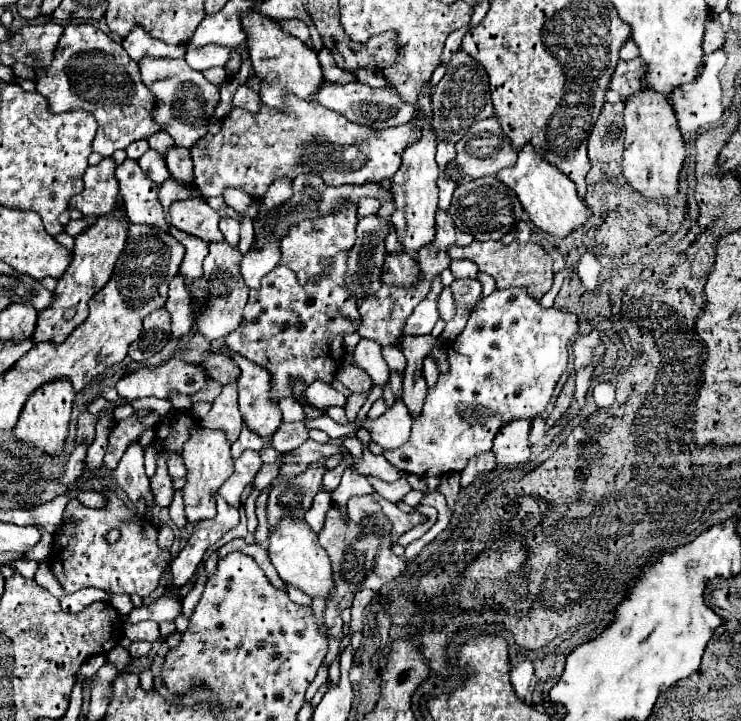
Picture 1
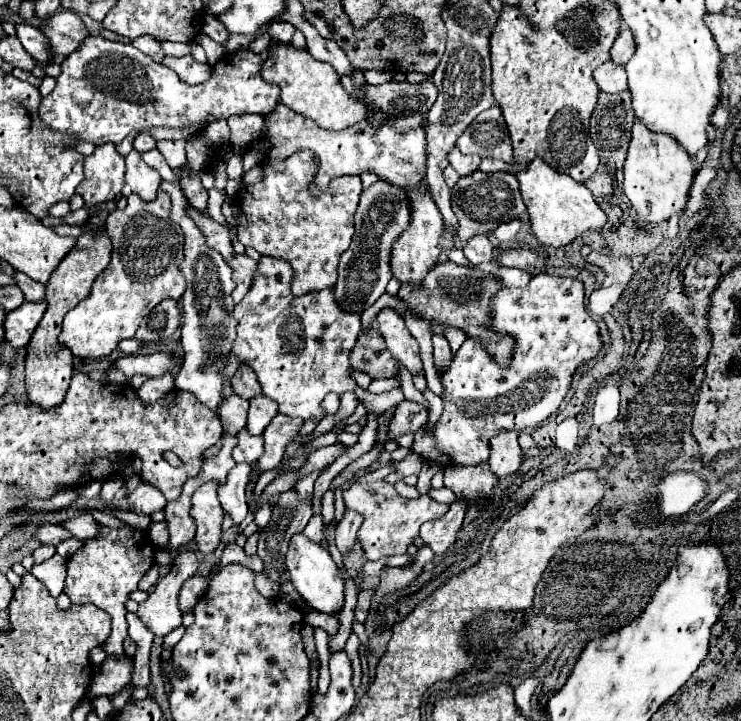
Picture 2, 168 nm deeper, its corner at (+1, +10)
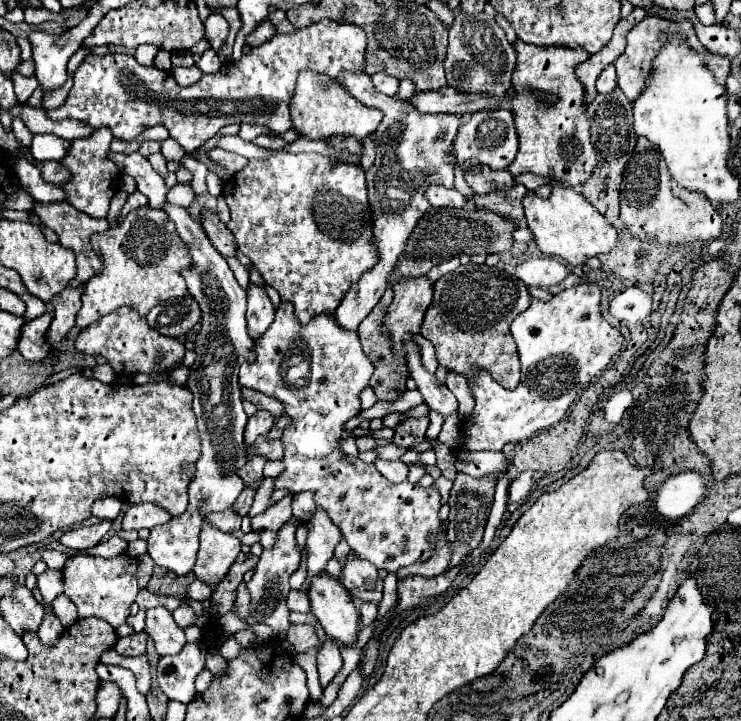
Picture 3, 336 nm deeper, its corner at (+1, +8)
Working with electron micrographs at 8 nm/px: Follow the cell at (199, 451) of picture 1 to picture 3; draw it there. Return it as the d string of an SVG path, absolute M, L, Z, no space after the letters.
M204 522L200 532L200 550L194 566L194 576L210 584L212 590L216 590L216 586L228 574L230 566L236 562L240 546L242 542L236 536L216 532L216 528Z

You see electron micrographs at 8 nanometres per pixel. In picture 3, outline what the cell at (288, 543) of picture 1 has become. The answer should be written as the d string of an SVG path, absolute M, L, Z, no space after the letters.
M326 572L314 576L308 590L312 614L334 642L352 646L358 636L360 612L348 590Z

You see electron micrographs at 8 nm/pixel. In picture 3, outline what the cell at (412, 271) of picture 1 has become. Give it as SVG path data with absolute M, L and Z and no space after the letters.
M466 264L466 266L460 266L458 270L450 272L448 276L442 276L434 284L434 300L424 316L422 336L432 342L440 366L444 366L456 374L462 374L466 378L472 378L476 372L488 370L488 374L502 388L514 390L520 384L520 360L516 356L516 344L510 334L510 324L518 314L522 314L530 306L530 300L532 300L532 296L528 294L528 288L520 278L506 274L498 266Z

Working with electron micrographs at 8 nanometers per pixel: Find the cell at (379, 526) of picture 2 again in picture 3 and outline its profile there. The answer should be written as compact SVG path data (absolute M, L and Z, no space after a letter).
M280 304L276 308L276 318L268 332L254 342L254 364L240 366L240 384L262 394L278 398L286 406L286 414L292 418L290 426L282 434L284 456L282 462L286 470L274 480L274 490L288 490L288 496L300 492L312 492L316 506L324 508L328 518L342 530L352 554L356 558L372 562L376 568L386 568L390 574L396 574L400 568L414 562L424 562L434 552L436 532L440 530L440 494L432 488L422 488L408 480L400 484L388 482L372 464L362 460L348 462L342 452L340 436L344 424L362 412L360 392L368 386L368 380L374 372L372 362L362 352L356 332L344 332L334 316L318 316L312 324L302 326L292 312L292 304Z

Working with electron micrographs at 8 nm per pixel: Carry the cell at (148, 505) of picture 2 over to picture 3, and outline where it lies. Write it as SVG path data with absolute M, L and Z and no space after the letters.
M138 504L136 508L128 508L122 520L122 530L142 530L142 528L154 528L162 526L170 520L168 512L164 508L156 508L154 504Z

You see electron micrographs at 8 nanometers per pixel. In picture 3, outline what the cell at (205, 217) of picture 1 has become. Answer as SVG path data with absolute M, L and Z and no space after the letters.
M236 258L236 260L228 260L228 264L230 264L230 268L232 268L232 272L234 272L236 280L238 280L238 284L240 284L244 290L248 290L248 284L250 284L248 270L238 262L238 258Z

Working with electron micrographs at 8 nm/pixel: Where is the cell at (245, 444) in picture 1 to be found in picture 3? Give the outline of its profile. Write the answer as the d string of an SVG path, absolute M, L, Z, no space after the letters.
M248 454L248 464L240 470L240 478L244 480L244 484L246 484L248 488L258 490L258 488L262 486L262 482L264 482L264 474L262 474L264 464L266 464L264 458Z

